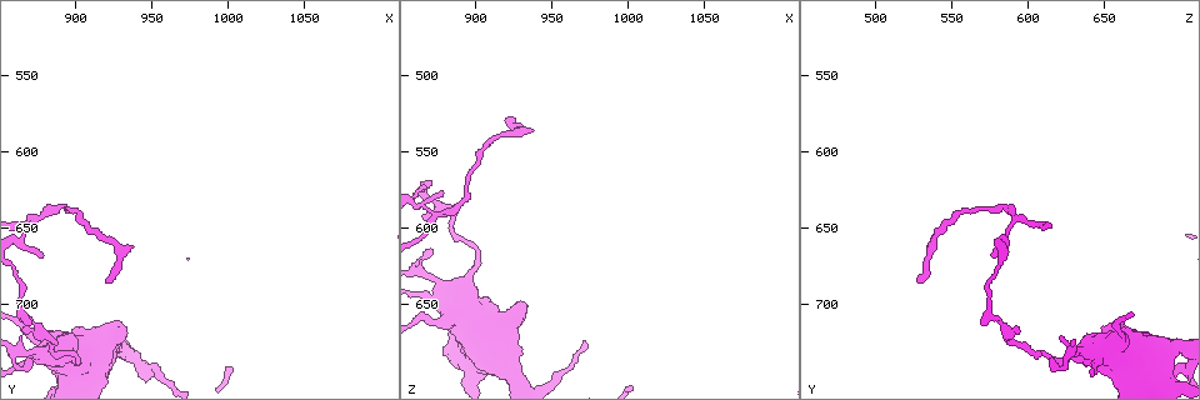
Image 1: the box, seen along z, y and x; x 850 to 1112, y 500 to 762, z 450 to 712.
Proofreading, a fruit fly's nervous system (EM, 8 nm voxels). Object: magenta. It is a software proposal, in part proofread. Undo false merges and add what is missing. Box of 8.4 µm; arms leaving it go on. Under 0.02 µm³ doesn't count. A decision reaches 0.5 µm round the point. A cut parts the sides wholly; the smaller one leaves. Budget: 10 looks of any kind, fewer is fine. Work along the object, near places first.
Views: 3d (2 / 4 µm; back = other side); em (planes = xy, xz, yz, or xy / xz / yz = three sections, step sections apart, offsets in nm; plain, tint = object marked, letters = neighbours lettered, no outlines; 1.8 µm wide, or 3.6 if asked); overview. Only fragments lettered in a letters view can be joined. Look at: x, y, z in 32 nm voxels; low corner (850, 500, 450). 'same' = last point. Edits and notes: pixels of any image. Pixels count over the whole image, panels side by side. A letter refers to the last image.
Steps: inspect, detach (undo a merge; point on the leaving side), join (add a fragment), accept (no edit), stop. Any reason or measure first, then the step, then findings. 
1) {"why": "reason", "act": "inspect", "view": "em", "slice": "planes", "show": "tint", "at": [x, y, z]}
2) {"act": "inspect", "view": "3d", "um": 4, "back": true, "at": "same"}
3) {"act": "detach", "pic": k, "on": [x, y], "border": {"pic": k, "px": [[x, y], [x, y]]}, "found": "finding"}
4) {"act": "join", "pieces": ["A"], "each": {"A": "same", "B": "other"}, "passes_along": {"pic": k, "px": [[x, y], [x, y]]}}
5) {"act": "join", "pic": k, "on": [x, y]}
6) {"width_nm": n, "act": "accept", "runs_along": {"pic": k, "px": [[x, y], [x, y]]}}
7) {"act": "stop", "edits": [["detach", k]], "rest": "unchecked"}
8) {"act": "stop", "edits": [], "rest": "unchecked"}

{"why": "free end", "act": "inspect", "view": "em", "slice": "planes", "show": "letters", "at": [932, 714, 652]}

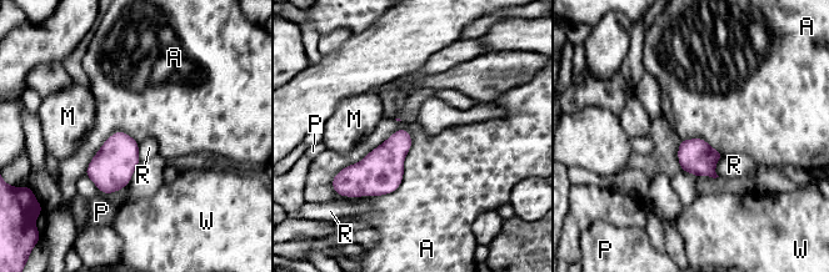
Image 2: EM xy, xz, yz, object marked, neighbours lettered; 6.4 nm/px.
{"act": "accept", "each": {"A": "other", "M": "other", "P": "other", "R": "other", "W": "other"}, "border": {"pic": 2, "px": [[410, 132], [395, 130], [335, 175]]}, "found": "no lettered fragment goes on from it"}

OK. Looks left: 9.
{"why": "sudden change in width", "act": "inspect", "view": "em", "um": 3.6, "slice": "planes", "show": "letters", "at": [880, 734, 646]}

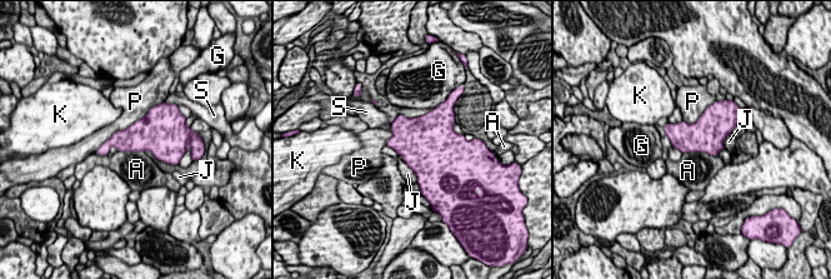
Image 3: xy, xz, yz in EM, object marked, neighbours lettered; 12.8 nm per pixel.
{"act": "accept", "each": {"A": "other", "G": "other", "J": "other", "K": "other", "P": "other", "S": "other"}, "border": {"pic": 3, "px": [[682, 153], [706, 152], [717, 155]]}, "found": "one neuron here"}

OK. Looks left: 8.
{"why": "thin end", "act": "inspect", "view": "em", "slice": "xz", "step": 16, "show": "tint", "at": [878, 670, 578]}

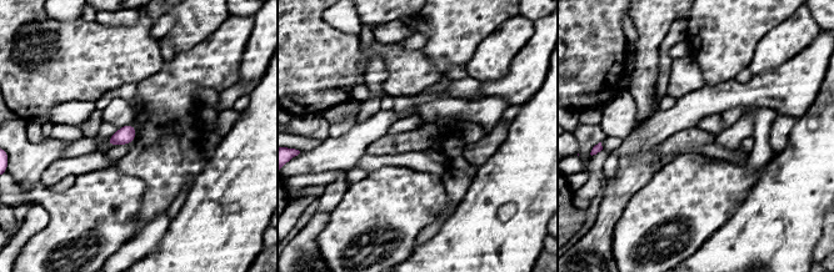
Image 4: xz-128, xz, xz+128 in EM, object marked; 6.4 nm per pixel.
{"act": "inspect", "view": "em", "slice": "xy", "step": 4, "show": "letters", "at": "same"}

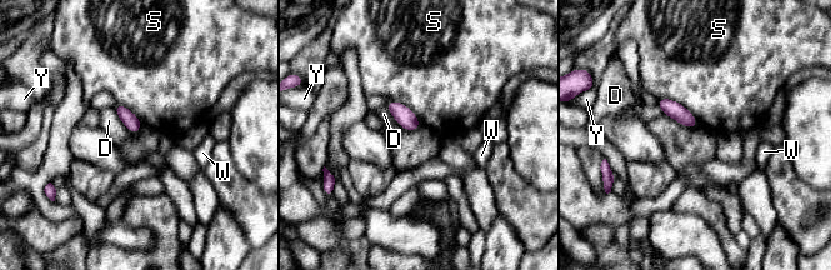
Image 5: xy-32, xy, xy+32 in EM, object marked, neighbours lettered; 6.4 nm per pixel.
{"longest_contact_nm": ["S", 320], "act": "accept", "each": {"D": "other", "S": "other", "W": "other", "Y": "other"}, "found": "no lettered fragment goes on from it"}

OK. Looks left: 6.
{"act": "inspect", "view": "3d", "um": 2, "at": [922, 686, 530]}

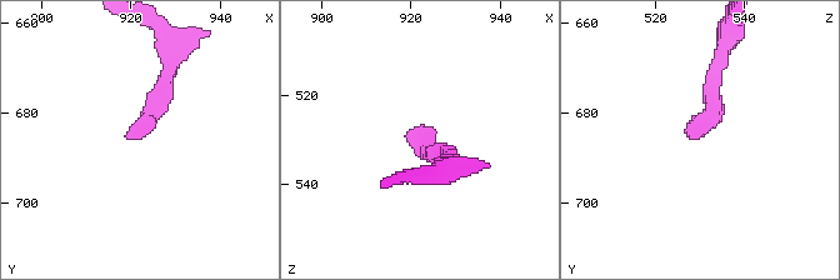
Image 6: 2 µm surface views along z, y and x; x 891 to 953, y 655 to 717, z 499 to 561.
{"act": "inspect", "view": "em", "slice": "planes", "show": "letters", "at": [920, 685, 529]}

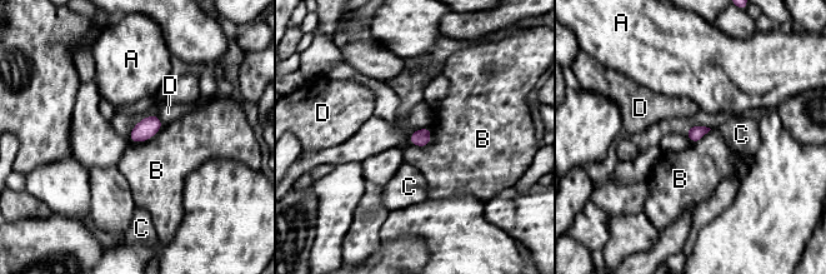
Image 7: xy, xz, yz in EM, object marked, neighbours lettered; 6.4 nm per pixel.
{"width_nm": 100, "act": "accept", "each": {"A": "other", "B": "other", "C": "other", "D": "other"}, "border": {"pic": 7, "px": [[430, 126], [426, 145], [409, 142]]}, "found": "no lettered fragment goes on from it"}

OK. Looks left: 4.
{"act": "stop", "edits": [], "rest": "unchecked"}

